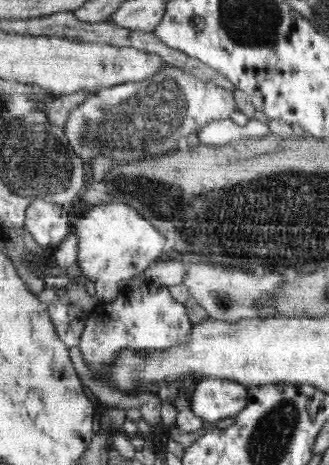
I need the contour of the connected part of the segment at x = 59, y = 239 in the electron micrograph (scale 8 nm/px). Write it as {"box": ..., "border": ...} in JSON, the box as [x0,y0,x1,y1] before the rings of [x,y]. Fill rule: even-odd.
{"box":[24,197,73,252],"border":[[[40,197],[26,208],[24,225],[44,252],[58,248],[73,230],[65,206]]]}

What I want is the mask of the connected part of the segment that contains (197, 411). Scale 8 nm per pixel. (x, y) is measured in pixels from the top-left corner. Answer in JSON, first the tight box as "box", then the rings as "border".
{"box":[189,377,250,423],"border":[[[205,377],[196,384],[189,409],[204,423],[215,423],[244,410],[249,392],[250,389],[235,381]]]}

